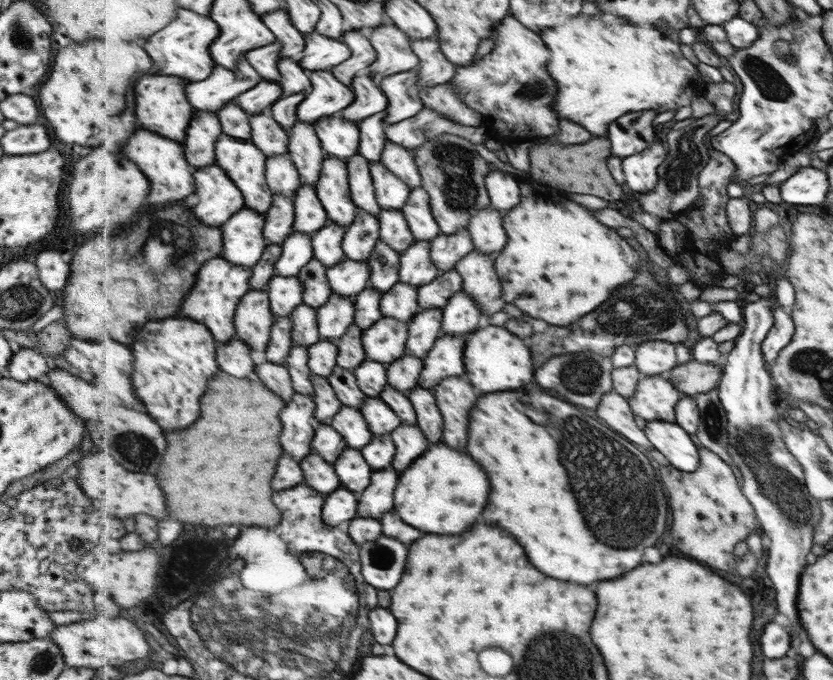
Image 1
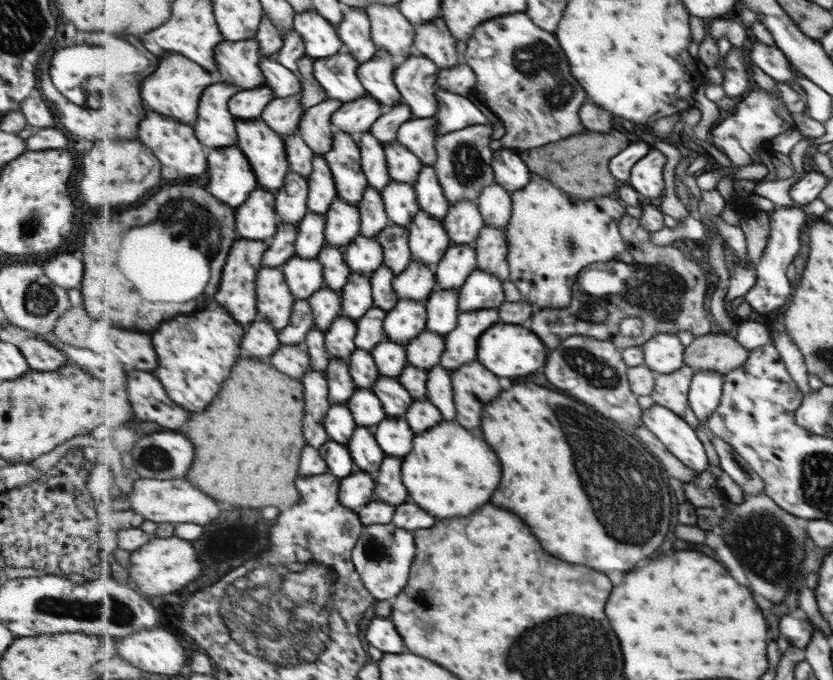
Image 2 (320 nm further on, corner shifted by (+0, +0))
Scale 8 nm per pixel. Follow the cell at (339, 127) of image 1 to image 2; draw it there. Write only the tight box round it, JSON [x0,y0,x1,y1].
[331,93,385,138]

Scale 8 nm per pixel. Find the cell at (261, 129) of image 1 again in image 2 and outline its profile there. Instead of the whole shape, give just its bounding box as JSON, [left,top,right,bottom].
[261,92,306,138]

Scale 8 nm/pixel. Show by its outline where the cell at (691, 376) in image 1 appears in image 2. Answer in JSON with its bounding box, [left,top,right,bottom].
[685,332,750,375]

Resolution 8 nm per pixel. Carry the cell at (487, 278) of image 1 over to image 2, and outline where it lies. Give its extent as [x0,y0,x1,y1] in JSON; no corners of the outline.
[477,225,510,281]

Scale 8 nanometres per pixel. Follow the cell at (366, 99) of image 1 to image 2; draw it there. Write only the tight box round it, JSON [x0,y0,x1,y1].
[358,47,403,109]

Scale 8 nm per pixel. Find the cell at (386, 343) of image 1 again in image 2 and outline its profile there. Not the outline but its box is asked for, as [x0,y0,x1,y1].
[384,299,428,346]

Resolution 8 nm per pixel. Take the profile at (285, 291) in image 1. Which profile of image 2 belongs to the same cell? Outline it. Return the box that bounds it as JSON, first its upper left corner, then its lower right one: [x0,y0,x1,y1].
[283,255,326,299]

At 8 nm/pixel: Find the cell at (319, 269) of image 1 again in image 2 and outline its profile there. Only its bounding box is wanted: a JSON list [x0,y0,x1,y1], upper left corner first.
[317,244,353,296]

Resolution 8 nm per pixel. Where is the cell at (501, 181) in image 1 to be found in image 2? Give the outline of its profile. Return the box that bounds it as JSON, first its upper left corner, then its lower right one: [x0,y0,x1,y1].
[492,147,532,193]

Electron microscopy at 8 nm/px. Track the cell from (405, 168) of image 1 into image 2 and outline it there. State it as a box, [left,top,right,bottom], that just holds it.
[397,117,439,167]

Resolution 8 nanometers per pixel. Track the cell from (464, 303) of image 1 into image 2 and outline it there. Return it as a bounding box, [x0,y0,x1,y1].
[459,268,505,312]

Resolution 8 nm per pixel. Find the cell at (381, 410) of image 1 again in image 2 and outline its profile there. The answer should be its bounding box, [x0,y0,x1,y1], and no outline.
[372,376,414,417]

